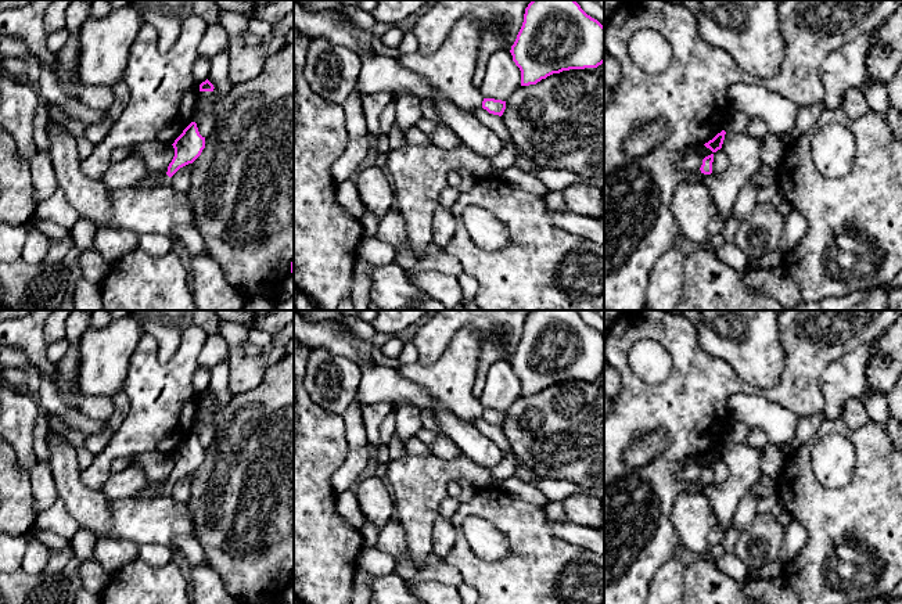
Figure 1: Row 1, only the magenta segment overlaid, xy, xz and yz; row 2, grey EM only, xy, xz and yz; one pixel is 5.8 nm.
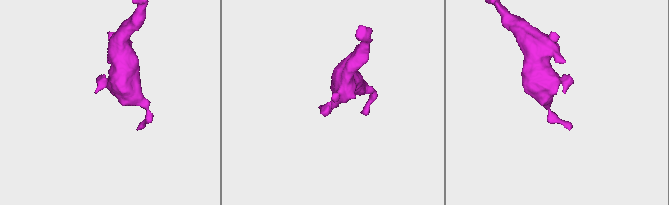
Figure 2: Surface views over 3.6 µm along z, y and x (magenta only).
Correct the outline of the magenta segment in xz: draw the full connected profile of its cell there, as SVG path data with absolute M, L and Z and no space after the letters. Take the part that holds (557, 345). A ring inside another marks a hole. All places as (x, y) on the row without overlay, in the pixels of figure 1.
M532 310L510 363L521 381L521 396L563 381L597 378L604 373L604 337L575 310Z

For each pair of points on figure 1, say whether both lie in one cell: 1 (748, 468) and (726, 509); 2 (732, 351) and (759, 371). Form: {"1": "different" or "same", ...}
{"1": "same", "2": "same"}

